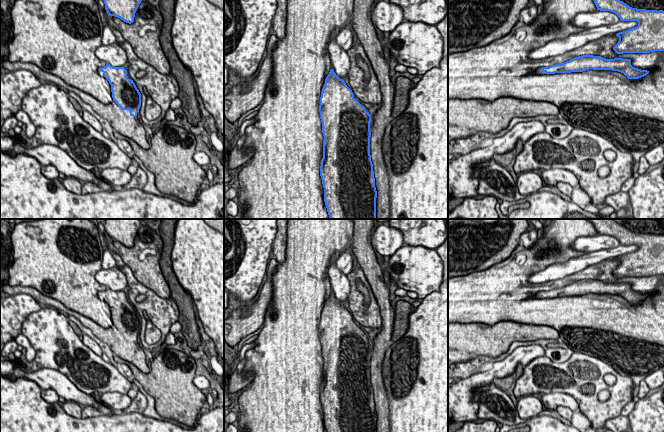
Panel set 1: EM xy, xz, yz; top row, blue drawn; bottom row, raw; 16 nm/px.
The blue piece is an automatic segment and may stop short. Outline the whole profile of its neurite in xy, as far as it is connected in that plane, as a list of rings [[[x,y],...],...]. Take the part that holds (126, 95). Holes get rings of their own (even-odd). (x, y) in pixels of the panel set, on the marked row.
[[[7,60],[0,61],[0,66],[9,71],[28,70],[42,82],[53,83],[67,91],[74,92],[97,114],[106,119],[114,131],[132,139],[143,149],[150,148],[145,128],[137,118],[141,106],[141,94],[133,80],[128,78],[127,70],[124,67],[113,67],[106,64],[104,67],[98,68],[99,75],[109,81],[113,98],[111,103],[103,104],[93,96],[66,84],[60,77],[43,71],[33,63]]]

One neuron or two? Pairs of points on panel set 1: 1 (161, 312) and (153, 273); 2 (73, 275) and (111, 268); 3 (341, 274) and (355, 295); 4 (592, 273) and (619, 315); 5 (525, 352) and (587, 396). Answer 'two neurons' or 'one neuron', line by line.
1: two neurons
2: two neurons
3: two neurons
4: one neuron
5: two neurons

